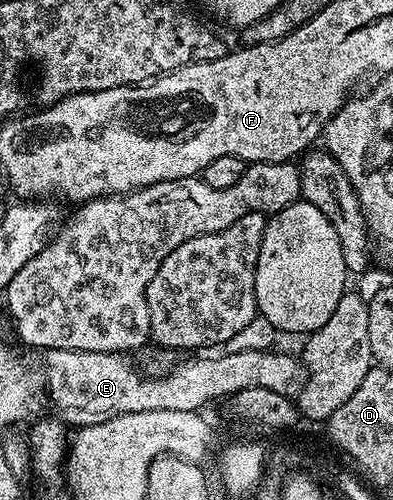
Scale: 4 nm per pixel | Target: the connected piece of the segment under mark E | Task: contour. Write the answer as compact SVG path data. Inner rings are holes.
M268 348L240 353L224 352L223 357L199 355L196 361L180 360L170 371L159 371L143 378L144 374L138 368L135 370L126 361L126 356L117 353L49 349L43 361L43 385L47 388L52 407L59 412L56 413L58 420L71 427L105 423L117 415L141 411L193 413L202 410L202 405L214 397L227 399L232 393L245 391L249 387L265 387L290 394L301 381L300 362L296 358L294 361L287 353L275 352Z

